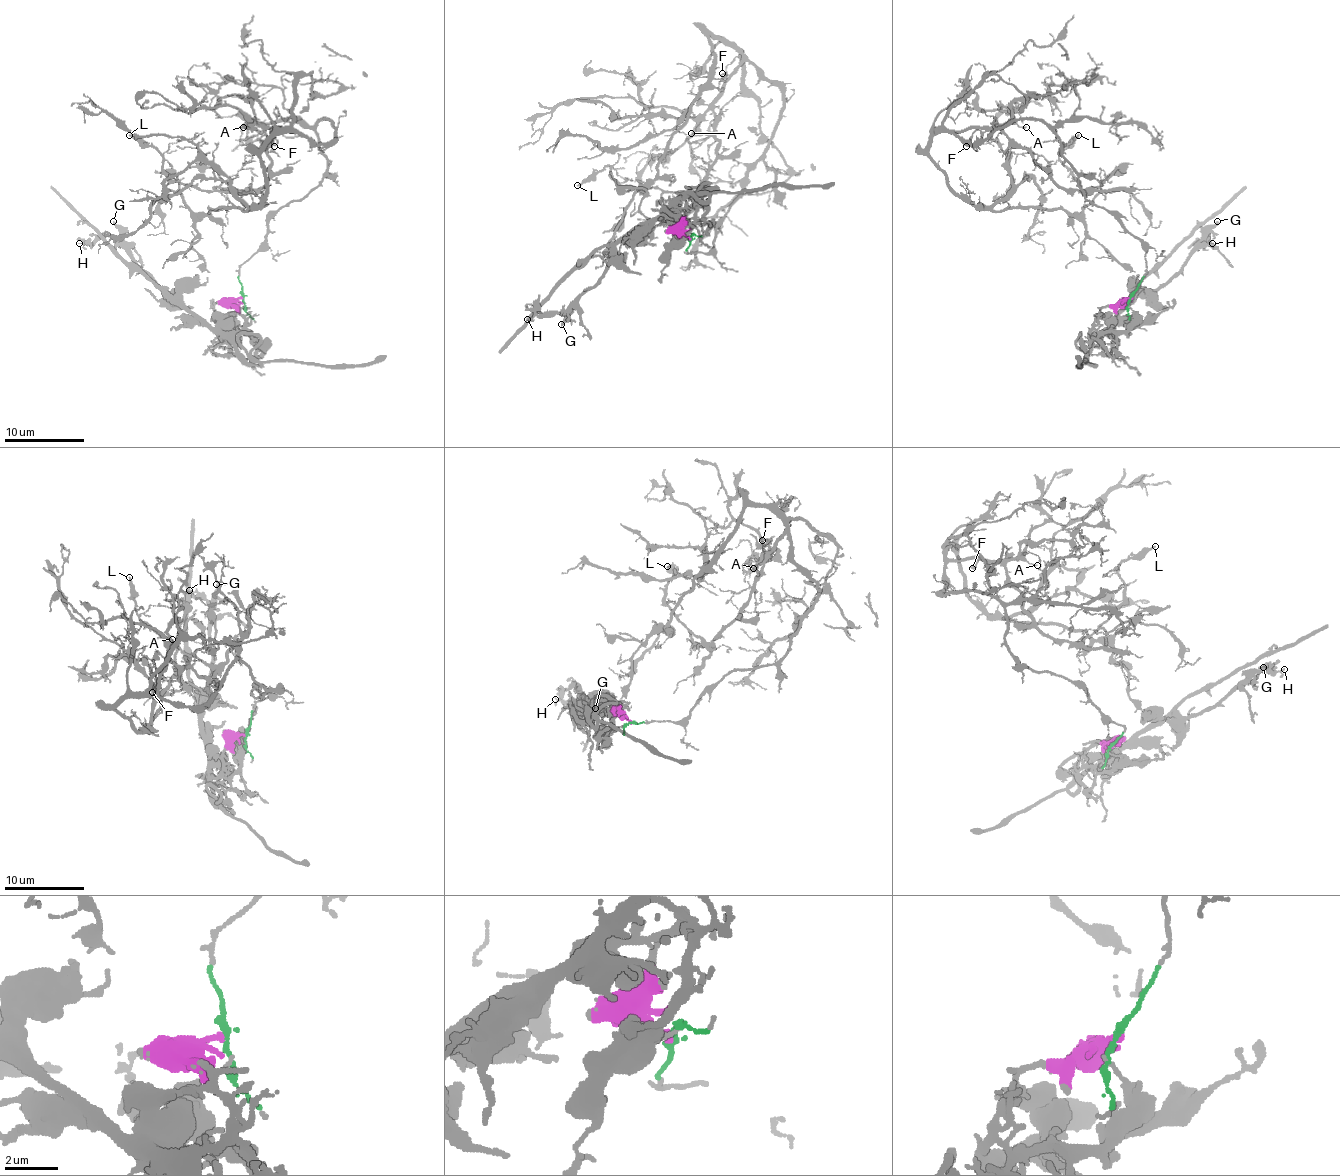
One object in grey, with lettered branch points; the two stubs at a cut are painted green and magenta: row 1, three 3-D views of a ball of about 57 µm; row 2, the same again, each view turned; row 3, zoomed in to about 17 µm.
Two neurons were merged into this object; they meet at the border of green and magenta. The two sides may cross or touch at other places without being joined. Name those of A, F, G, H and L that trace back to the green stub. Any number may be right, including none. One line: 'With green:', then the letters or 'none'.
With green: A, F, L

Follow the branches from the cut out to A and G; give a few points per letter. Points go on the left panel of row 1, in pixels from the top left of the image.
A: (243, 297), (239, 269), (267, 222), (327, 166), (315, 126), (335, 126), (313, 144), (243, 126)
G: (241, 297), (237, 299), (237, 311), (225, 315), (213, 327), (203, 325), (169, 297), (137, 263), (113, 220)

